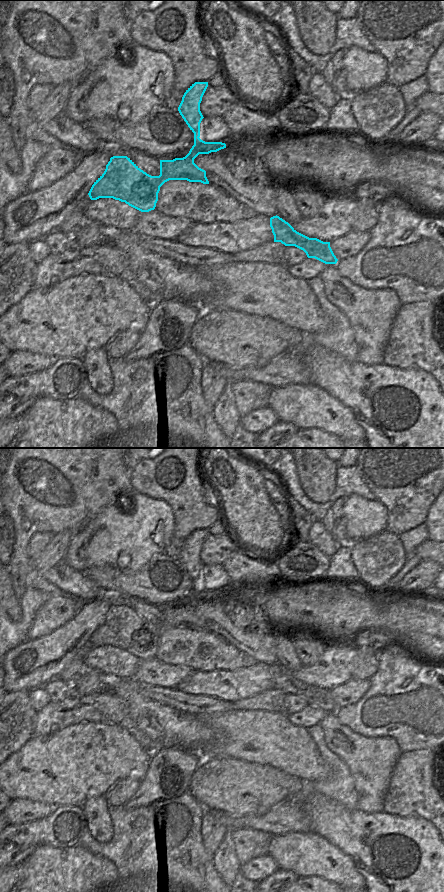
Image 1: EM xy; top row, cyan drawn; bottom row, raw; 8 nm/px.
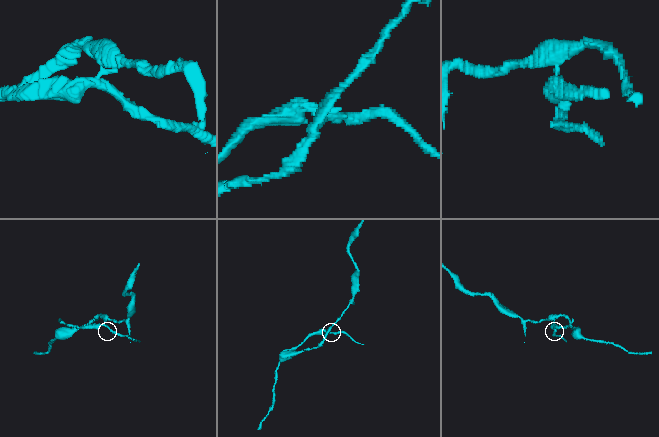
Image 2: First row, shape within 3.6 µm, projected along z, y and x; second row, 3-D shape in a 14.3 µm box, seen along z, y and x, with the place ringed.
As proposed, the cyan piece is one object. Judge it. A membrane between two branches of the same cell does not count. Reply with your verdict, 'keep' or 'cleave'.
cleave

